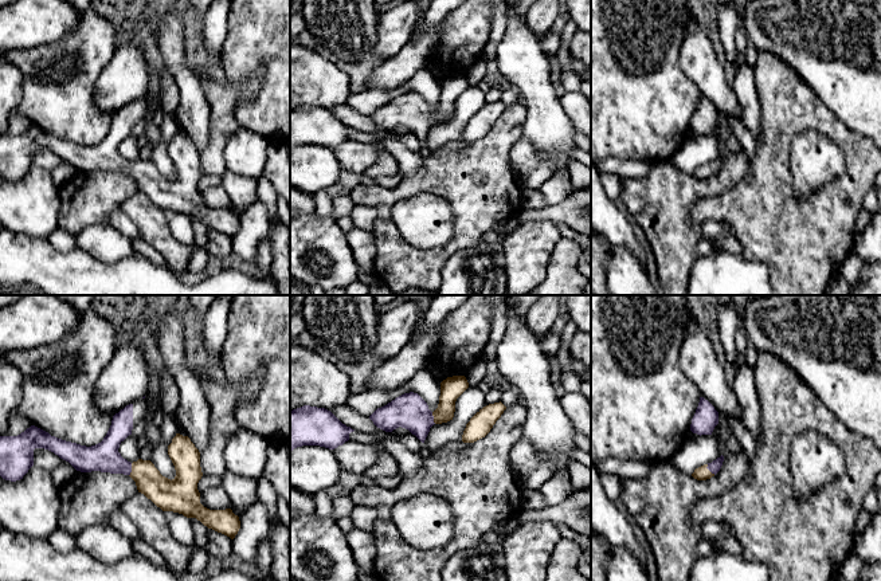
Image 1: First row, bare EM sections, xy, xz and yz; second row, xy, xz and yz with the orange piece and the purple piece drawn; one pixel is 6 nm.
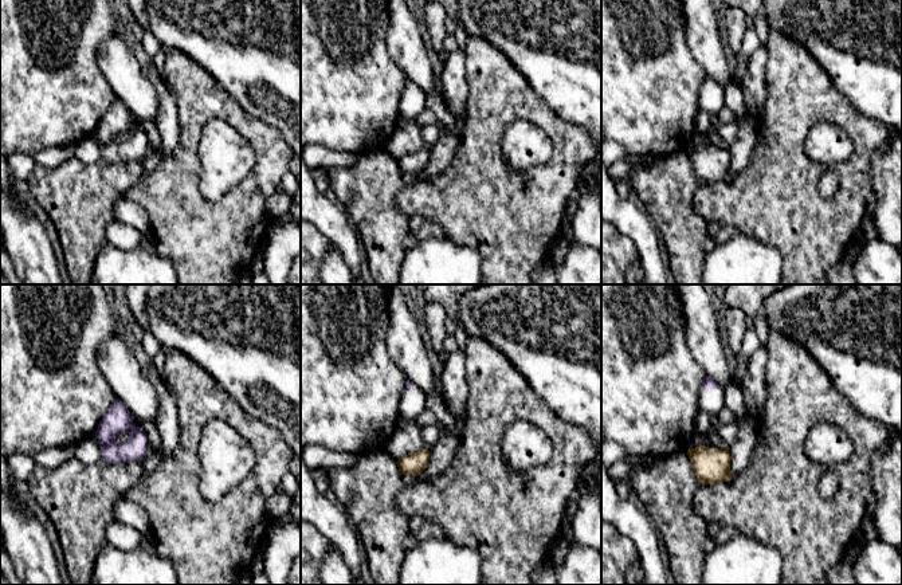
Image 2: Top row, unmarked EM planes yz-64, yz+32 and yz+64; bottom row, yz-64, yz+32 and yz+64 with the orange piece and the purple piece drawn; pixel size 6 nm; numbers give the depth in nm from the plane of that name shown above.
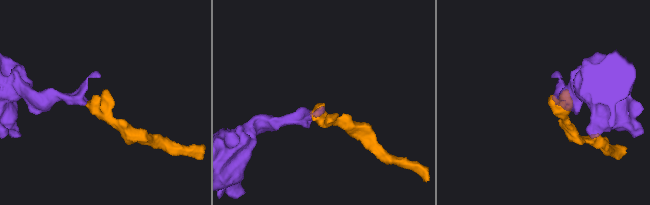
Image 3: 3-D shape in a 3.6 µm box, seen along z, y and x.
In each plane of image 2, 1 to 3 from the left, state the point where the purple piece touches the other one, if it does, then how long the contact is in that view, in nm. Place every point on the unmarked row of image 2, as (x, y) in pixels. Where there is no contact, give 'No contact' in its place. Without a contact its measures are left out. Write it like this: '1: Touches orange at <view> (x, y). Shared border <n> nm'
1: No contact
2: No contact
3: No contact

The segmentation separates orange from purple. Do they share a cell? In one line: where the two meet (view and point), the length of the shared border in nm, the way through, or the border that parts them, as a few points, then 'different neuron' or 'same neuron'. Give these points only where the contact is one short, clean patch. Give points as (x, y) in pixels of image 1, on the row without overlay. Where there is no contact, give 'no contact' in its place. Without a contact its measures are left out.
contact xy (132, 169); length 80 nm; way xy (164, 192), (140, 171), (132, 169), (116, 164), (104, 156); same neuron

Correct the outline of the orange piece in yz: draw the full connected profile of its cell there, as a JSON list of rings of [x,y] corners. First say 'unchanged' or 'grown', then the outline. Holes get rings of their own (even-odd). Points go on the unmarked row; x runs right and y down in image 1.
grown; [[[721,154],[712,162],[708,162],[708,164],[704,164],[704,165],[696,168],[694,172],[692,173],[692,176],[697,180],[710,178],[720,170],[723,161],[724,161],[724,156]]]

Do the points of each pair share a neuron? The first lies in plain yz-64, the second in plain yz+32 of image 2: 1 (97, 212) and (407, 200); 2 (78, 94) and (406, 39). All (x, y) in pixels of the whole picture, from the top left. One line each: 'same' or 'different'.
1: different
2: different

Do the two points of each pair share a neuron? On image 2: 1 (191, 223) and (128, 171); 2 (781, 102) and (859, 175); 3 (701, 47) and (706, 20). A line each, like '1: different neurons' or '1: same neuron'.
1: different neurons
2: same neuron
3: same neuron

